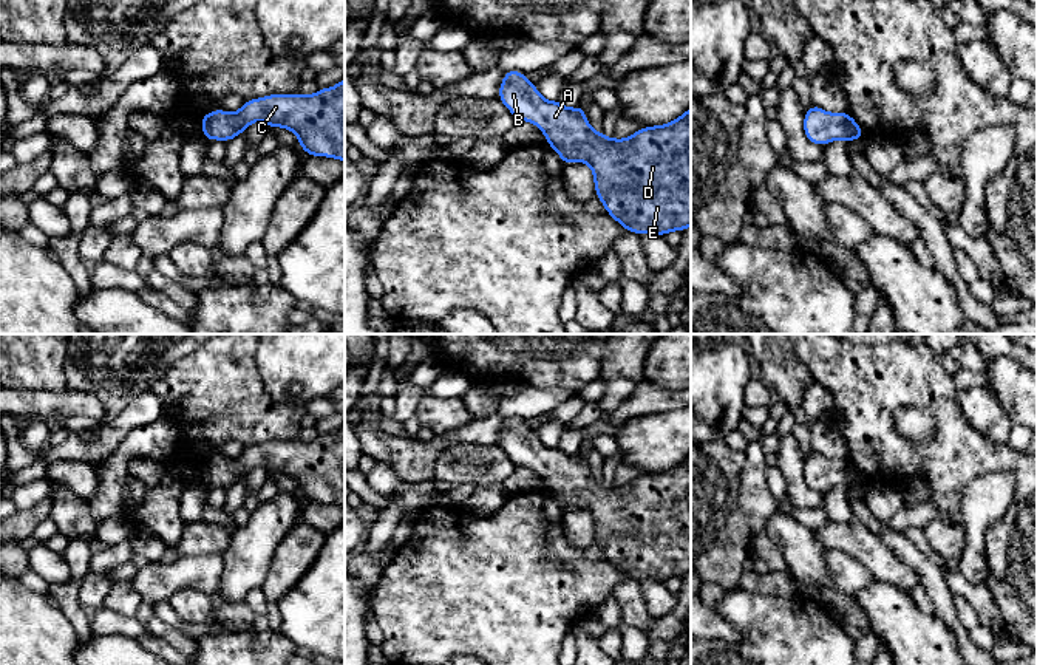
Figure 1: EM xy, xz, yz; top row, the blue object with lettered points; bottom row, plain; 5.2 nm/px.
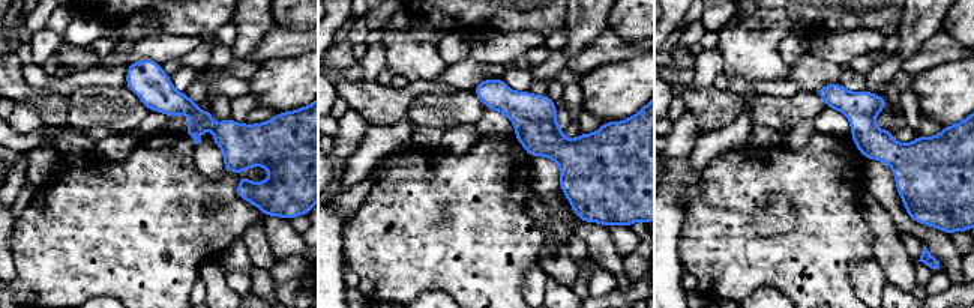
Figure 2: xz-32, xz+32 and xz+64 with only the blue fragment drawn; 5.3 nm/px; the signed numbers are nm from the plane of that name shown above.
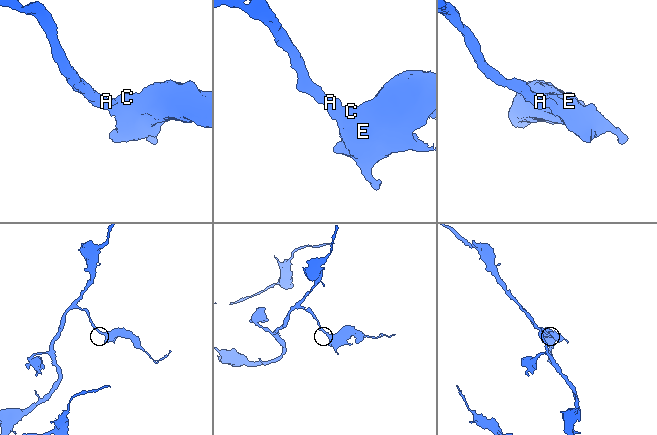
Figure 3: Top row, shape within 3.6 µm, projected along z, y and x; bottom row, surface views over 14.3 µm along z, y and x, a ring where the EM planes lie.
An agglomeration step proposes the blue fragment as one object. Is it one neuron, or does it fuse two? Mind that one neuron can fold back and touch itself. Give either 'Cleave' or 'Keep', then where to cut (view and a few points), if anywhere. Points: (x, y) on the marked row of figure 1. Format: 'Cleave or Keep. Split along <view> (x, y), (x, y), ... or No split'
Keep. No split

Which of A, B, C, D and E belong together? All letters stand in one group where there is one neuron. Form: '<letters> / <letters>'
A B C D E

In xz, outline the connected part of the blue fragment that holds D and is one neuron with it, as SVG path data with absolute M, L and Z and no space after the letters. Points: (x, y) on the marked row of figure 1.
M505 71L498 99L516 121L535 124L564 164L586 162L593 173L595 195L626 232L666 235L691 226L691 107L669 124L641 127L624 139L592 130L584 107L567 108L546 101L522 71Z

